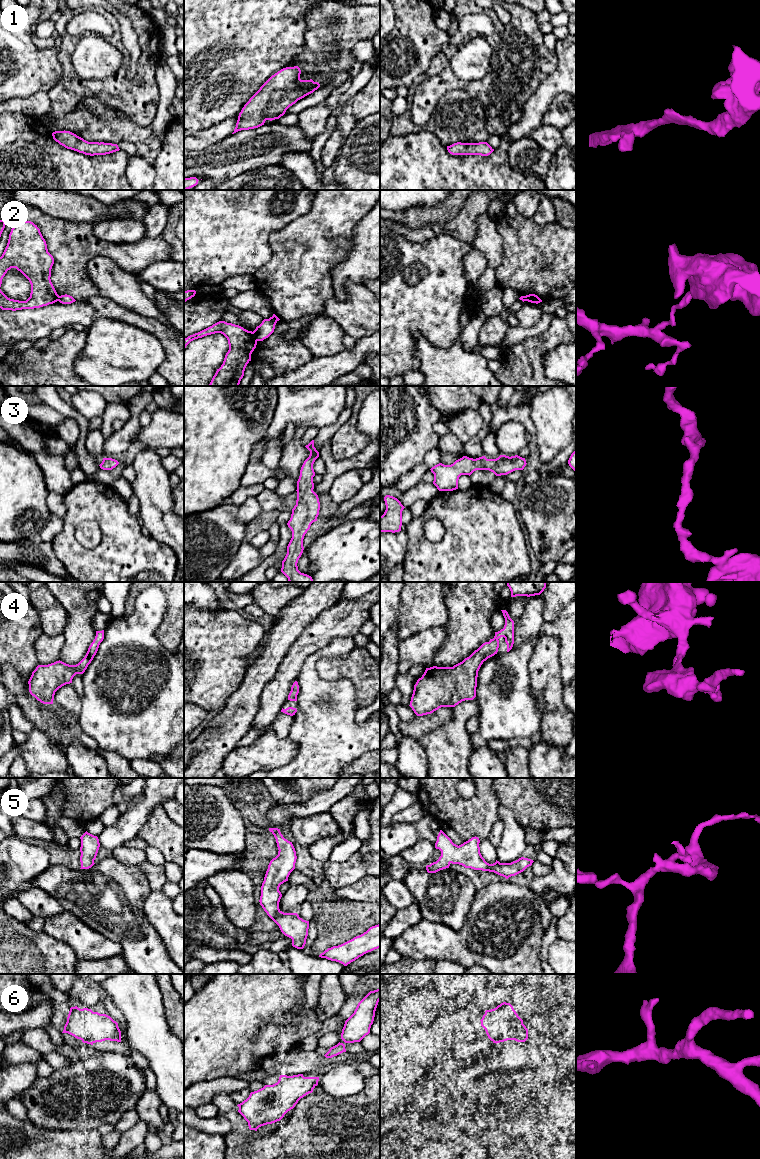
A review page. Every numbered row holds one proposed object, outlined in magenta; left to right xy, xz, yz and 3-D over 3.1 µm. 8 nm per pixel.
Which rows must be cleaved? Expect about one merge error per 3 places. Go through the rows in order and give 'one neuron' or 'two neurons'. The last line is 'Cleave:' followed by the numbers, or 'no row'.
1: one neuron
2: two neurons
3: one neuron
4: one neuron
5: one neuron
6: one neuron
Cleave: 2

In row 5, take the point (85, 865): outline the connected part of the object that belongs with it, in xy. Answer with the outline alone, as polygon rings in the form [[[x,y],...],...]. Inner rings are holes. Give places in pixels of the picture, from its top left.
[[[87,831],[80,837],[80,839],[80,869],[89,869],[95,864],[94,860],[96,859],[100,847],[99,839],[97,836],[94,836]]]

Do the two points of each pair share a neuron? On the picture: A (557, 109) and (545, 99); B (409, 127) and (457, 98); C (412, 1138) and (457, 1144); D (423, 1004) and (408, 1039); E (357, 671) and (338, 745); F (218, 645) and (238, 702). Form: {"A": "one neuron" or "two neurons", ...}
{"A": "two neurons", "B": "one neuron", "C": "one neuron", "D": "two neurons", "E": "two neurons", "F": "two neurons"}

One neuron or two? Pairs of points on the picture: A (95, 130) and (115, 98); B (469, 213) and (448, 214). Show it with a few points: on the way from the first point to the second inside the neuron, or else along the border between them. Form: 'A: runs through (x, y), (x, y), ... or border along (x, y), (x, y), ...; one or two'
A: border along (88, 96), (100, 99), (130, 118); two
B: border along (466, 200), (453, 218), (435, 223); two

